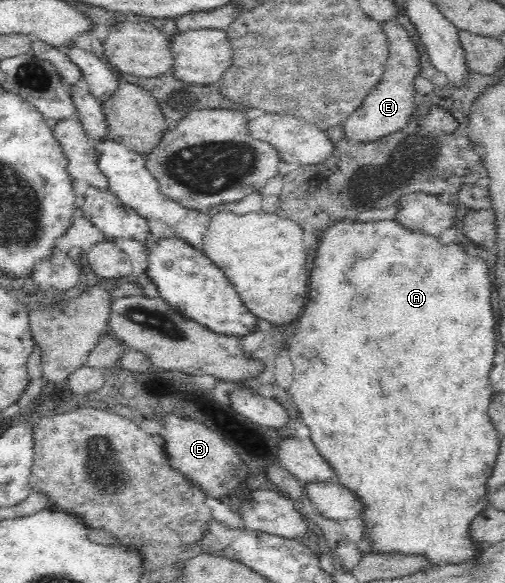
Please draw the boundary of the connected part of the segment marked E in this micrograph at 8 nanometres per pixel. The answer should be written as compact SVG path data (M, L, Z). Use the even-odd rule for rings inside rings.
M396 20L382 22L382 32L388 41L388 58L380 82L368 93L362 104L342 122L342 132L345 140L352 143L372 143L384 136L393 134L406 126L414 108L414 79L418 74L418 52L420 47L414 44L408 31Z

